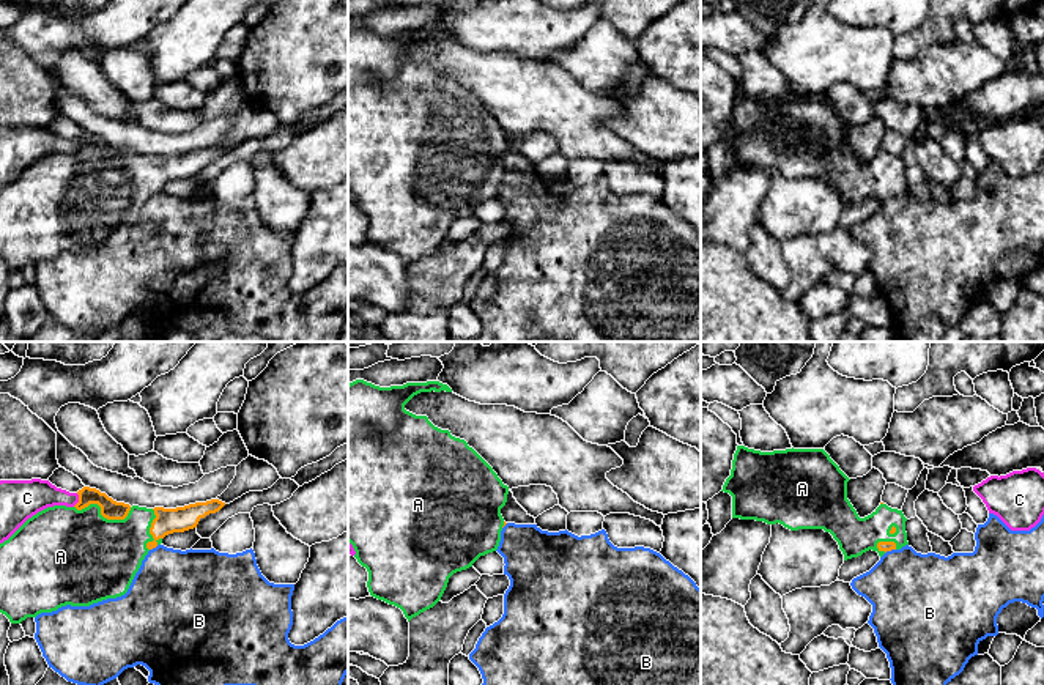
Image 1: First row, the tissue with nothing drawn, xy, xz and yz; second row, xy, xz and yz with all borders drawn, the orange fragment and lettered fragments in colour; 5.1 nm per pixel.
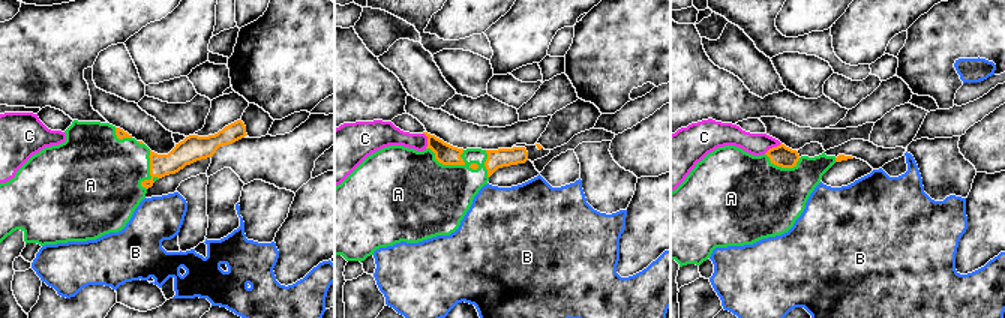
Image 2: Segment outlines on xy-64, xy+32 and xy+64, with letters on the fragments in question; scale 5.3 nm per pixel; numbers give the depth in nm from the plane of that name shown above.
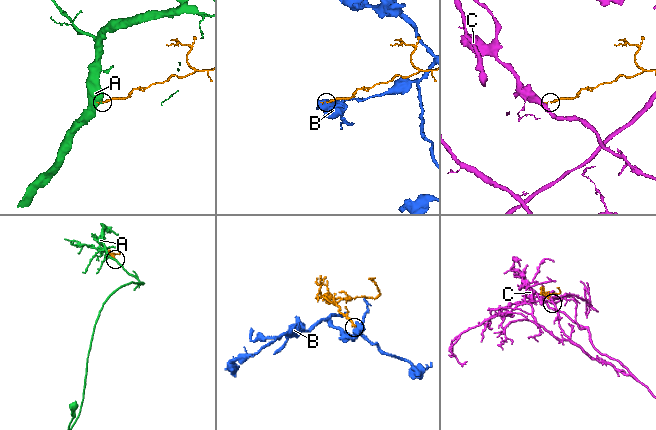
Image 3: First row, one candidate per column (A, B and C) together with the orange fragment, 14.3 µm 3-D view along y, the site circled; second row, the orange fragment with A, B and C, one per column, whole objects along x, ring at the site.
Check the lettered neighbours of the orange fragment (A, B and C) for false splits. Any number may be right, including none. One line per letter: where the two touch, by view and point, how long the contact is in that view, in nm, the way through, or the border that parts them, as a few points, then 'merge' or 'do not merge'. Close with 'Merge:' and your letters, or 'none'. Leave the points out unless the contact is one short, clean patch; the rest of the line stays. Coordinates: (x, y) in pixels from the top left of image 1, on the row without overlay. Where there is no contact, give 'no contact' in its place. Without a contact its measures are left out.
A: contact xy (101, 161); length 300 nm; merge
B: contact yz (890, 197); length 60 nm; border yz (895, 196), (885, 200); do not merge
C: contact xy (79, 147); length 80 nm; border xy (77, 140), (77, 148), (73, 153); do not merge
Merge: A

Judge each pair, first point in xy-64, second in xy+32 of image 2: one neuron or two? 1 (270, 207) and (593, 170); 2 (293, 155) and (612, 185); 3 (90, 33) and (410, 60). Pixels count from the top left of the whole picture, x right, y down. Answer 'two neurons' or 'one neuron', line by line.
1: one neuron
2: two neurons
3: two neurons

